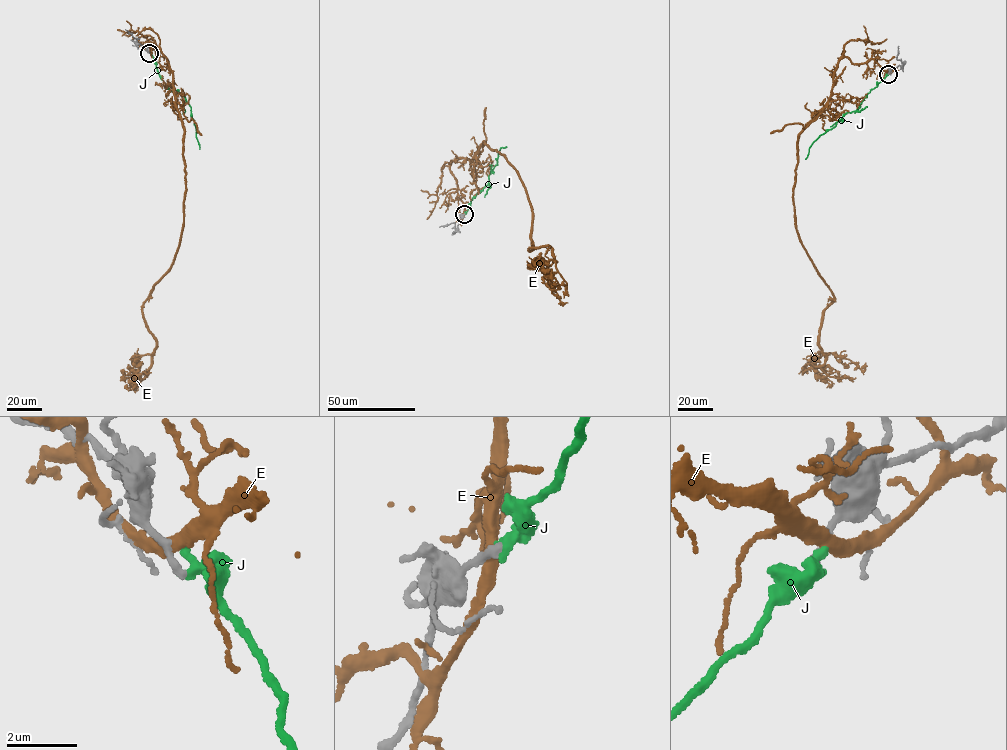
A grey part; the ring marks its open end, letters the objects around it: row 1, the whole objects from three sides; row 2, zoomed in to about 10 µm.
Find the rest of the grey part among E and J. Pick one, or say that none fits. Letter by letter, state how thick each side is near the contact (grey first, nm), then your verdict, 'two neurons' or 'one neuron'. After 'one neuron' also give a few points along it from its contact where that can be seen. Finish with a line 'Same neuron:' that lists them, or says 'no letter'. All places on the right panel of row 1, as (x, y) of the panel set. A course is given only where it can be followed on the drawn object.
E: 280 nm thick on the grey side, 380 nm on the other; two neurons
J: 200 nm thick on the grey side, 280 nm on the other; two neurons
Same neuron: no letter

